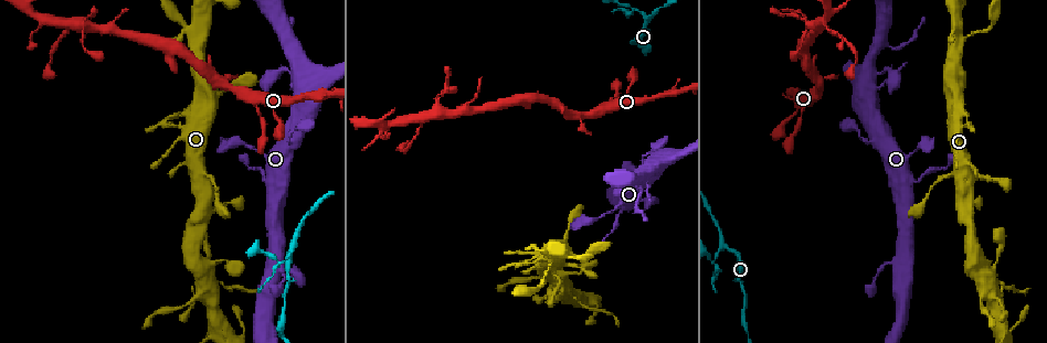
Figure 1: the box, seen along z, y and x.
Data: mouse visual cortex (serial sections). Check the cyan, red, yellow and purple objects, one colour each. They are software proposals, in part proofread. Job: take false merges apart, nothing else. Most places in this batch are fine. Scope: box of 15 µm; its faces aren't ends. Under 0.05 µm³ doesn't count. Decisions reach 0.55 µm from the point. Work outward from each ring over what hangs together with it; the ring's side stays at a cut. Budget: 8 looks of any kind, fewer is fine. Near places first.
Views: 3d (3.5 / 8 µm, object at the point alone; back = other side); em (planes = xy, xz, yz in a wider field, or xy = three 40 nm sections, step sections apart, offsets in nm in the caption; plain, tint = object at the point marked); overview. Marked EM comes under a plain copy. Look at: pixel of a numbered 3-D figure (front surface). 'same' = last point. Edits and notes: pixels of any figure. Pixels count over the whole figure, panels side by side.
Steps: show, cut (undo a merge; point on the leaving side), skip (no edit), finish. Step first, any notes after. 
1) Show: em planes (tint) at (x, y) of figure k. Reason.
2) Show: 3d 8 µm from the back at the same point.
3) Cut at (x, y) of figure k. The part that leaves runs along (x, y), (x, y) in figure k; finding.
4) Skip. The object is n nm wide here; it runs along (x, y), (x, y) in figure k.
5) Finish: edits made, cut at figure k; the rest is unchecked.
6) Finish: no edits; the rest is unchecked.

Show: 3d 3.5 µm at (956, 175) of figure 1. Thick turns thin.

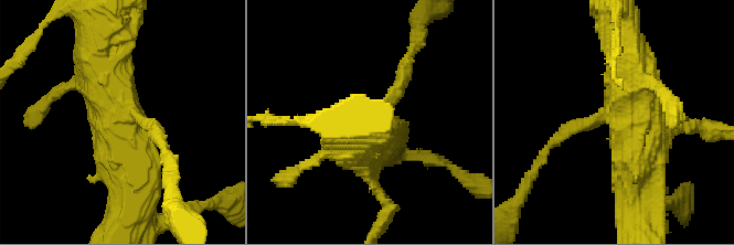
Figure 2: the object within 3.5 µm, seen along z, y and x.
Show: em xy step 5 (tint) at (132, 118) of figure 2. Need the tissue.

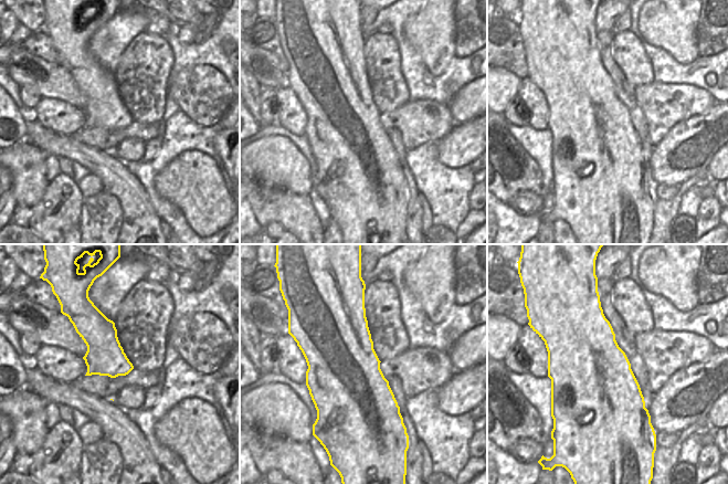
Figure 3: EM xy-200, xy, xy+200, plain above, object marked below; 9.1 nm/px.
Show: em xy step 3 (tint) at the same point.

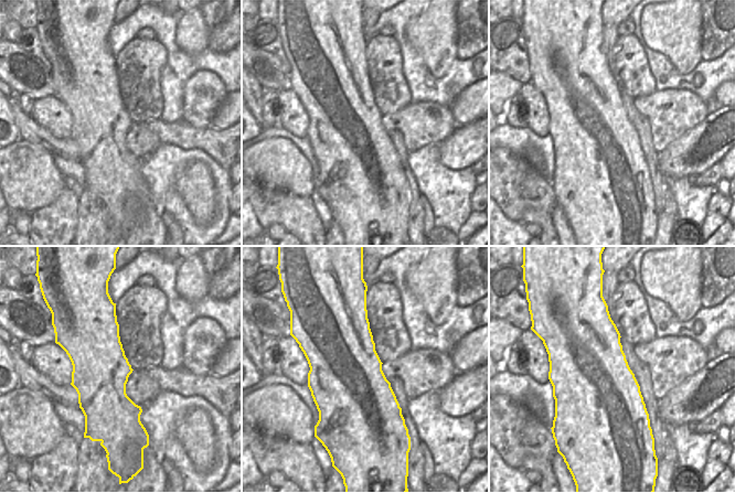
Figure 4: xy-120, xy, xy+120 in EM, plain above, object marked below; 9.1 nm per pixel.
Skip. It runs along (102, 32), (102, 73), (129, 174) in figure 2; all the same cell.

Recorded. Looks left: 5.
Show: 3d 3.5 µm at (963, 38) of figure 1. Thick turns thin.

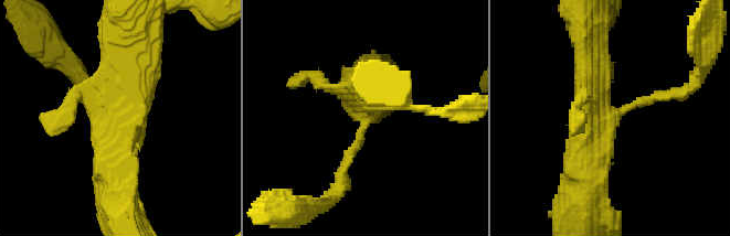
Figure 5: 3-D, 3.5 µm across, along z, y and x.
Show: em xy step 5 (tint) at (368, 117) of figure 5.

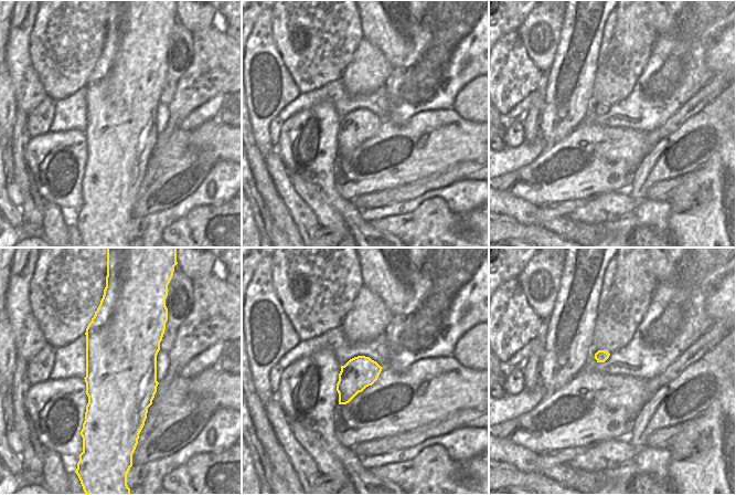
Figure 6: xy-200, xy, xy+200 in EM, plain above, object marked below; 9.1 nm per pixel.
Skip. It runs along (116, 189), (127, 43) in figure 5; one cell here.

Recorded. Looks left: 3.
Show: 3d 3.5 µm at (67, 24) of figure 1. Abrupt turn.

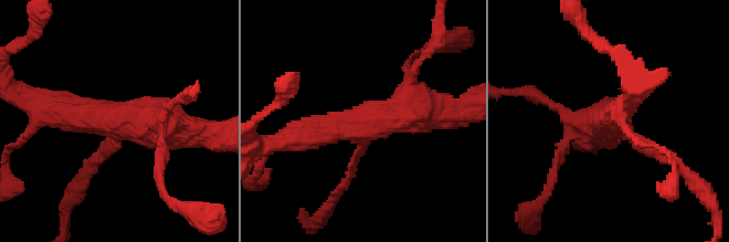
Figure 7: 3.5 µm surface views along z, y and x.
Show: em xy step 1 (tint) at (364, 124) of figure 7. 3 arms meet here; the arms are 150, 350, 450 nm wide.

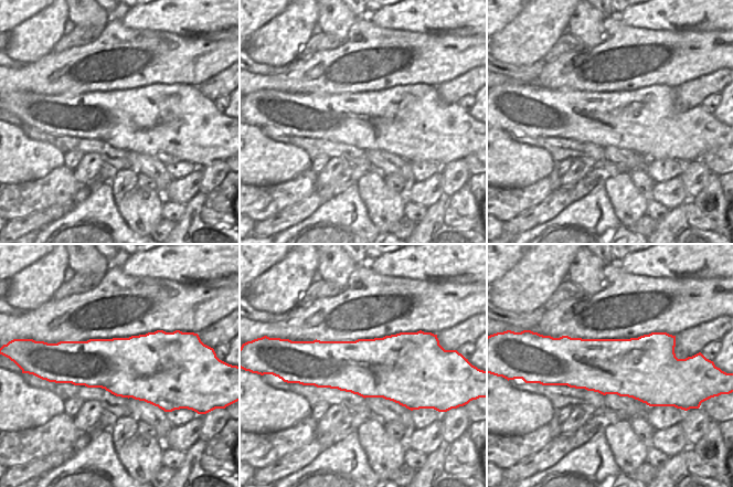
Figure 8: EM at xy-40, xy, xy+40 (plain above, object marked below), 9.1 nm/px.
Skip. It runs along (189, 132), (46, 107) in figure 7; all the same cell.

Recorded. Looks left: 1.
Finish: no edits; the rest is unchecked.

